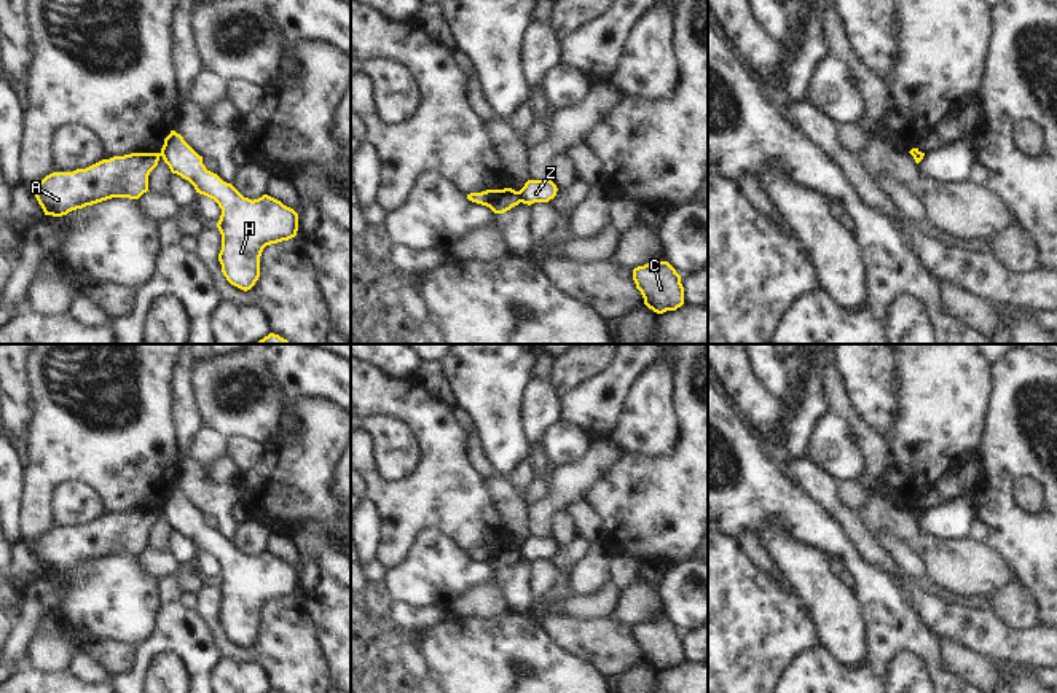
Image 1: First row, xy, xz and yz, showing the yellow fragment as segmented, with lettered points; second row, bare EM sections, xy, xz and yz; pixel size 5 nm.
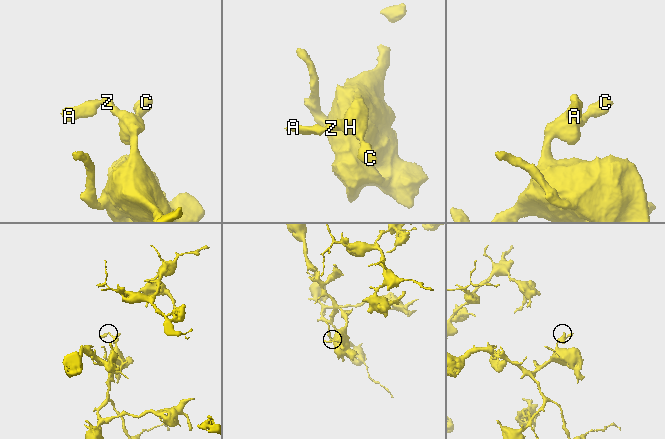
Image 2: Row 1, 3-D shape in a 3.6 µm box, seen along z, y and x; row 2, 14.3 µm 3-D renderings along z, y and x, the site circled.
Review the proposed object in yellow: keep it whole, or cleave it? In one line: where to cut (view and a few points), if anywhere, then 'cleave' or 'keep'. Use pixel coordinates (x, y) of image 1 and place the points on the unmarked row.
xz (517, 548), (522, 558) | cleave

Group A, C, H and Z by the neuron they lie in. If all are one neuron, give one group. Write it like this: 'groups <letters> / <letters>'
groups A / C H Z

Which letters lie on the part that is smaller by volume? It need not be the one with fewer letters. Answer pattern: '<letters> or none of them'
A

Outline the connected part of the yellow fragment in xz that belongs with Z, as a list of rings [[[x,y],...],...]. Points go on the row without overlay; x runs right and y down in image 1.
[[[528,537],[518,548],[523,561],[548,559],[556,553],[556,542],[552,537]]]

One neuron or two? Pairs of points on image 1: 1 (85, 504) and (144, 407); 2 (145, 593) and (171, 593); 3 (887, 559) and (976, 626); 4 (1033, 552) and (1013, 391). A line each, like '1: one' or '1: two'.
1: two
2: two
3: one
4: one

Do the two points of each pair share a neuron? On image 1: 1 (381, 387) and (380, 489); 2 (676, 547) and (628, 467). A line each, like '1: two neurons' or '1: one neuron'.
1: one neuron
2: one neuron

